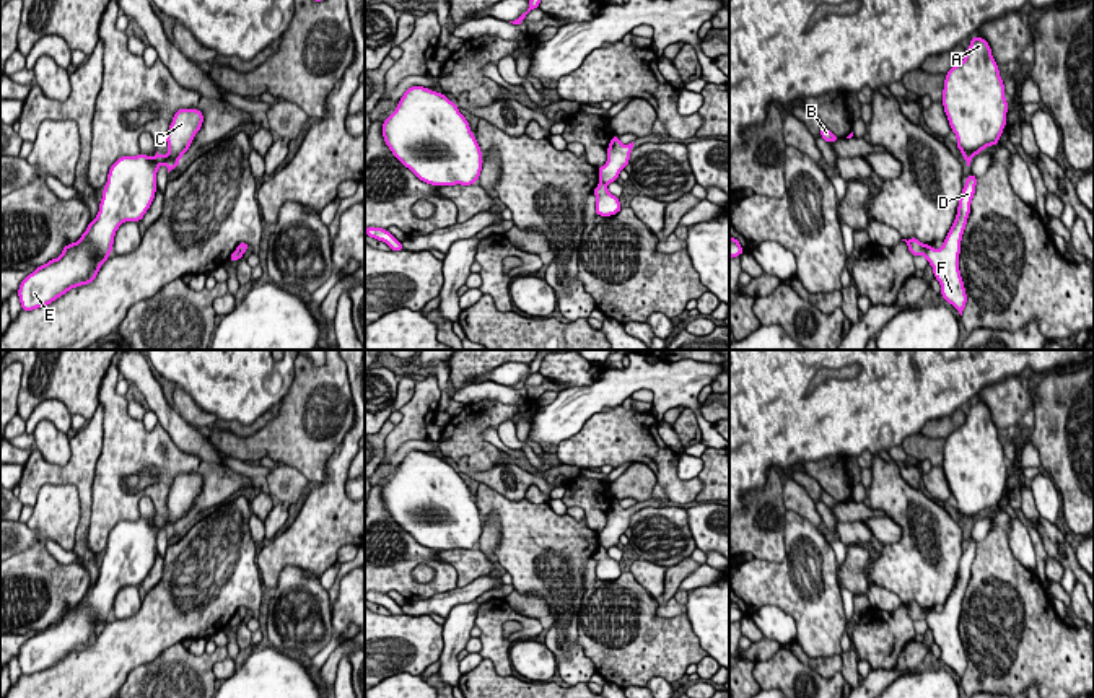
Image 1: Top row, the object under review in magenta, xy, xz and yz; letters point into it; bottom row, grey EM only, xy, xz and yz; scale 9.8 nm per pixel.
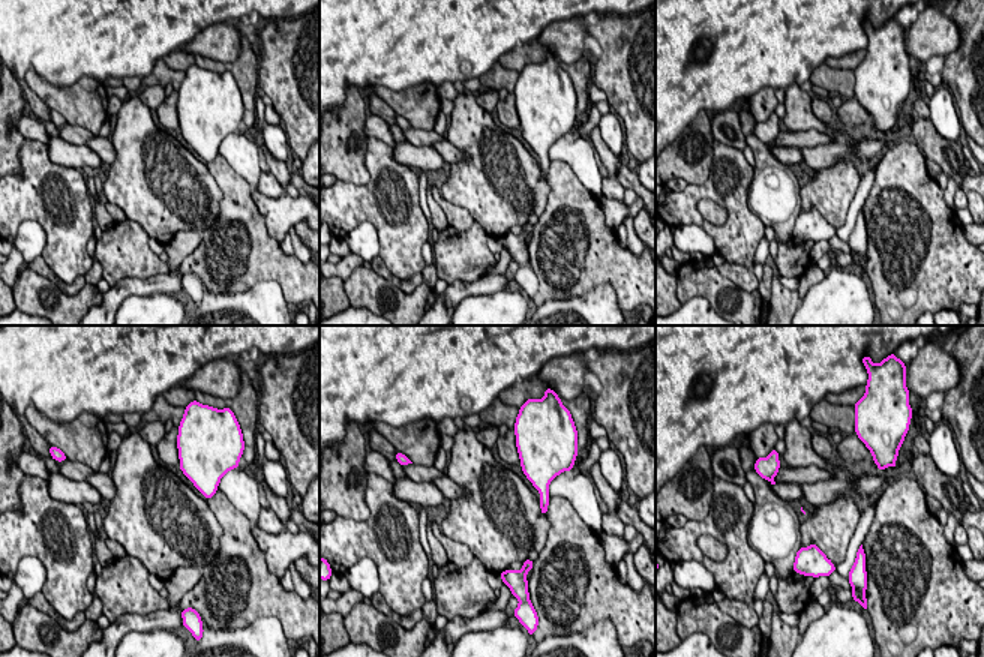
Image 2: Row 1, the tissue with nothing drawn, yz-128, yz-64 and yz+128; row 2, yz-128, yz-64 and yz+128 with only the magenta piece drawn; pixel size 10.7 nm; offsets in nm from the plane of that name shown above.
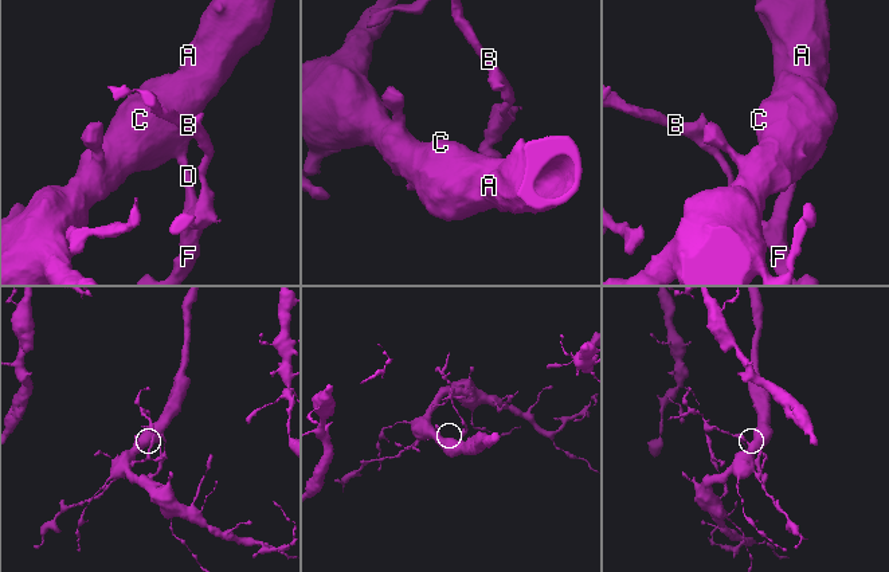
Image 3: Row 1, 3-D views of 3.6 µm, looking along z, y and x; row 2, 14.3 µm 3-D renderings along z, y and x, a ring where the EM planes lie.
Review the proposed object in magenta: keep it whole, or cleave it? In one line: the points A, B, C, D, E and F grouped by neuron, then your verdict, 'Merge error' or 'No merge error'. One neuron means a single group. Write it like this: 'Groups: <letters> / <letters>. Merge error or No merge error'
Groups: A C D E F / B. Merge error

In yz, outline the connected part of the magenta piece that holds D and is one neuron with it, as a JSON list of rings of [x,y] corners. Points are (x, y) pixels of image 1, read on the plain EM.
[[[967,540],[965,550],[959,561],[956,584],[943,605],[941,613],[928,613],[925,622],[933,631],[934,643],[941,649],[941,661],[952,669],[962,680],[967,669],[967,659],[959,635],[961,605],[970,579],[970,568],[975,558],[977,542]]]

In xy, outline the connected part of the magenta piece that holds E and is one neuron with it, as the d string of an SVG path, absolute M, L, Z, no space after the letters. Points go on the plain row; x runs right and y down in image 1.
M177 473L166 500L166 521L156 516L153 522L140 517L116 524L109 532L99 576L81 602L67 609L57 623L37 631L21 646L18 661L23 675L47 670L72 652L96 643L111 620L119 591L140 586L153 568L158 532L164 529L169 537L179 530L202 486L202 475Z

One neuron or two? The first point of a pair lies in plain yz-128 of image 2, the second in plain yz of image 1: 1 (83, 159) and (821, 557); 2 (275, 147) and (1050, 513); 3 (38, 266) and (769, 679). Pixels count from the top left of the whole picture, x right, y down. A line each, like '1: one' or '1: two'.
1: two
2: one
3: two

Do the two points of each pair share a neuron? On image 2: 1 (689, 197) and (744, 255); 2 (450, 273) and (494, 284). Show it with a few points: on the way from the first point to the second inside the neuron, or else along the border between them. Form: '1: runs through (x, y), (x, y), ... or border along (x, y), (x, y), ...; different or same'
1: runs through (693, 213), (713, 231), (728, 239); same
2: border along (483, 276), (474, 281), (455, 281), (449, 285); different

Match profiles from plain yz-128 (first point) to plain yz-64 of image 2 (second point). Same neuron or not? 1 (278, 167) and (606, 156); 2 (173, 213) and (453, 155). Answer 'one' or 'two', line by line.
1: one
2: two

